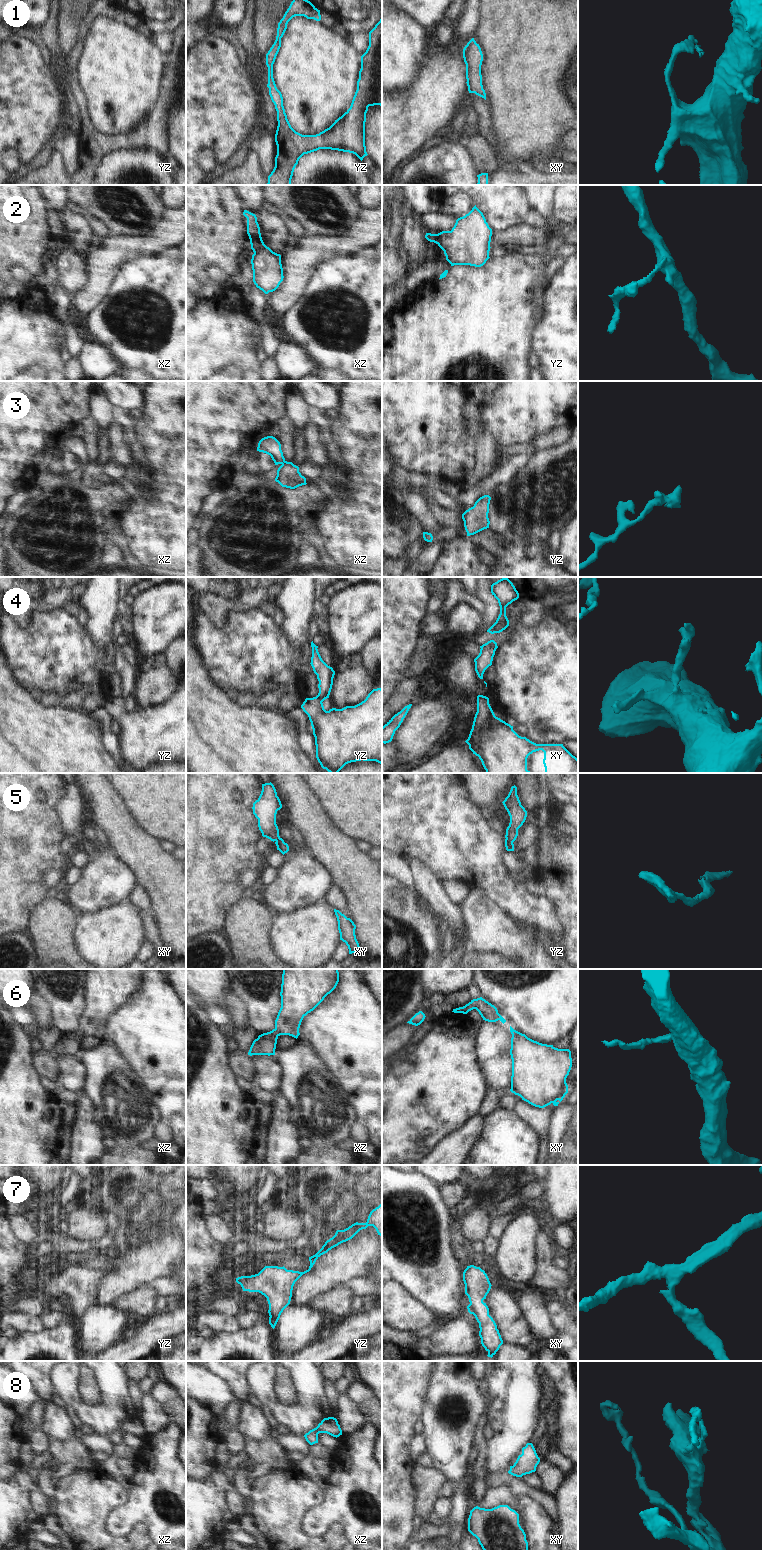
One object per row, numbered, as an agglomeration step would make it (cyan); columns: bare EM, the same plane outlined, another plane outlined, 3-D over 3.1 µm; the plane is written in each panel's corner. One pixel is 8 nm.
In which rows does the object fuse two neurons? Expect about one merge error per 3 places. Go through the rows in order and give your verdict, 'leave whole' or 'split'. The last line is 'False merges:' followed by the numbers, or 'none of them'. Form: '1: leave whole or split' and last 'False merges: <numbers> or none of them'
1: leave whole
2: leave whole
3: split
4: leave whole
5: leave whole
6: leave whole
7: leave whole
8: leave whole
False merges: 3

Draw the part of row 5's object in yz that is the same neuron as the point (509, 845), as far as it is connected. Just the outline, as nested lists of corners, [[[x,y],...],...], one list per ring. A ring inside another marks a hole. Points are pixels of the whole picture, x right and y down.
[[[515,785],[511,787],[508,796],[502,803],[510,816],[510,823],[506,829],[505,835],[505,847],[507,851],[514,851],[513,842],[518,836],[518,829],[526,820],[527,811],[521,805]]]

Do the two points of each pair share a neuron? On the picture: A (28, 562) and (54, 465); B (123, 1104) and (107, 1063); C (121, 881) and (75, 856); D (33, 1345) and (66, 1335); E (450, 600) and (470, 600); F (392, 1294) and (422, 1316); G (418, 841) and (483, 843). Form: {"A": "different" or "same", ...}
{"A": "different", "B": "same", "C": "different", "D": "same", "E": "same", "F": "same", "G": "same"}

